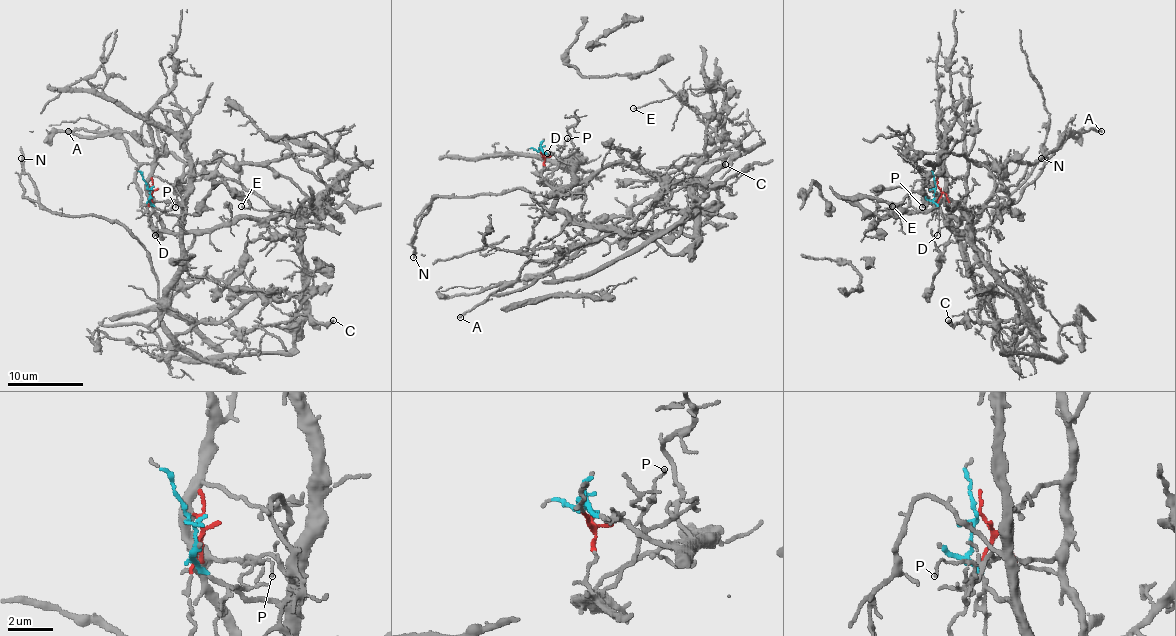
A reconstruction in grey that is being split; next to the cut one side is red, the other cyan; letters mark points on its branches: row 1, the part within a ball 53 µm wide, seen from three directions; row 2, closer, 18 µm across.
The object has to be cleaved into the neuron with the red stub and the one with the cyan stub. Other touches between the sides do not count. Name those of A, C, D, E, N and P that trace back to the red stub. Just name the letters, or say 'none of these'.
A, C, E, P

